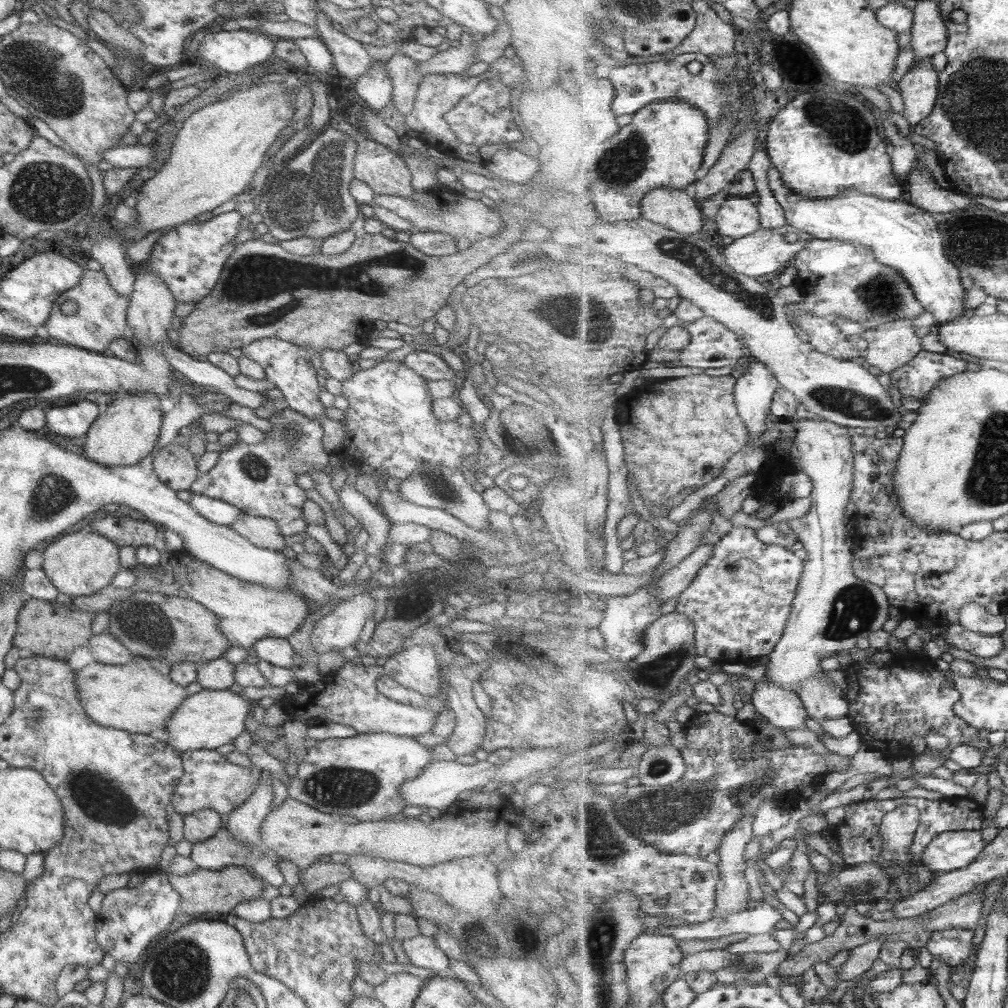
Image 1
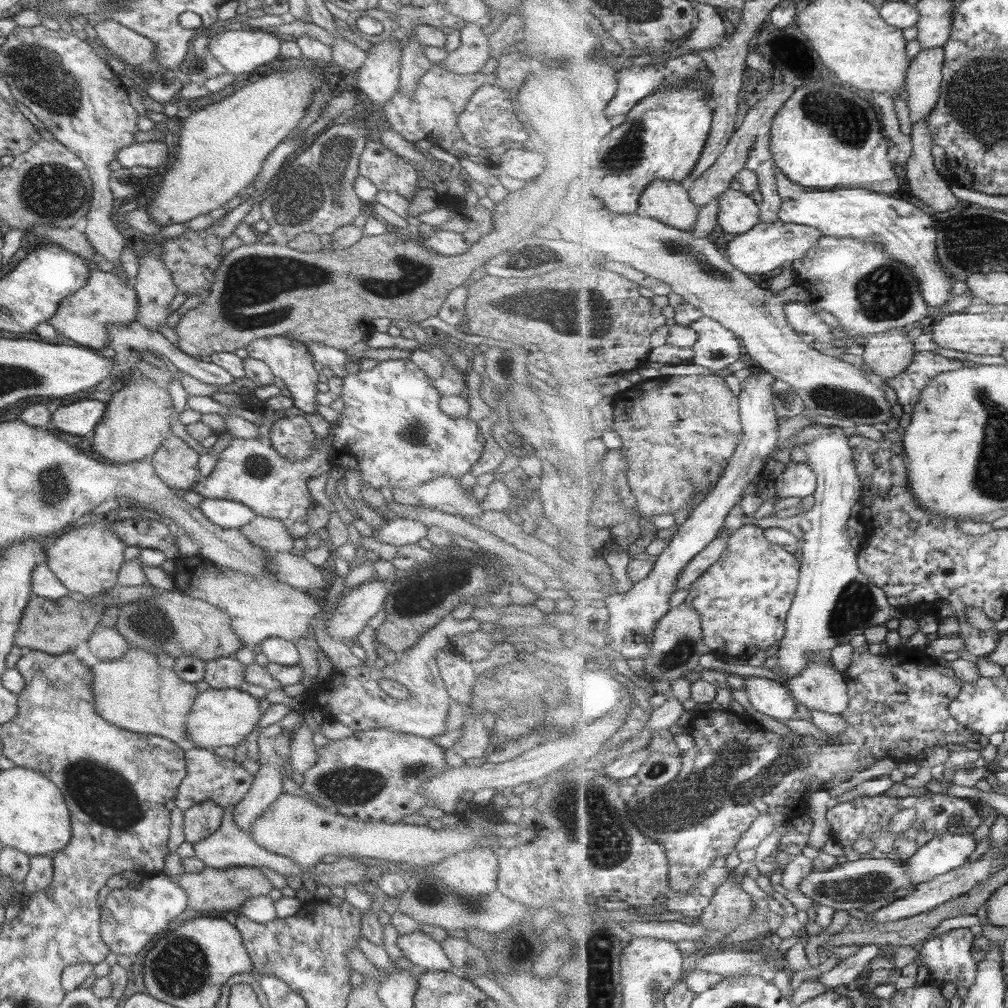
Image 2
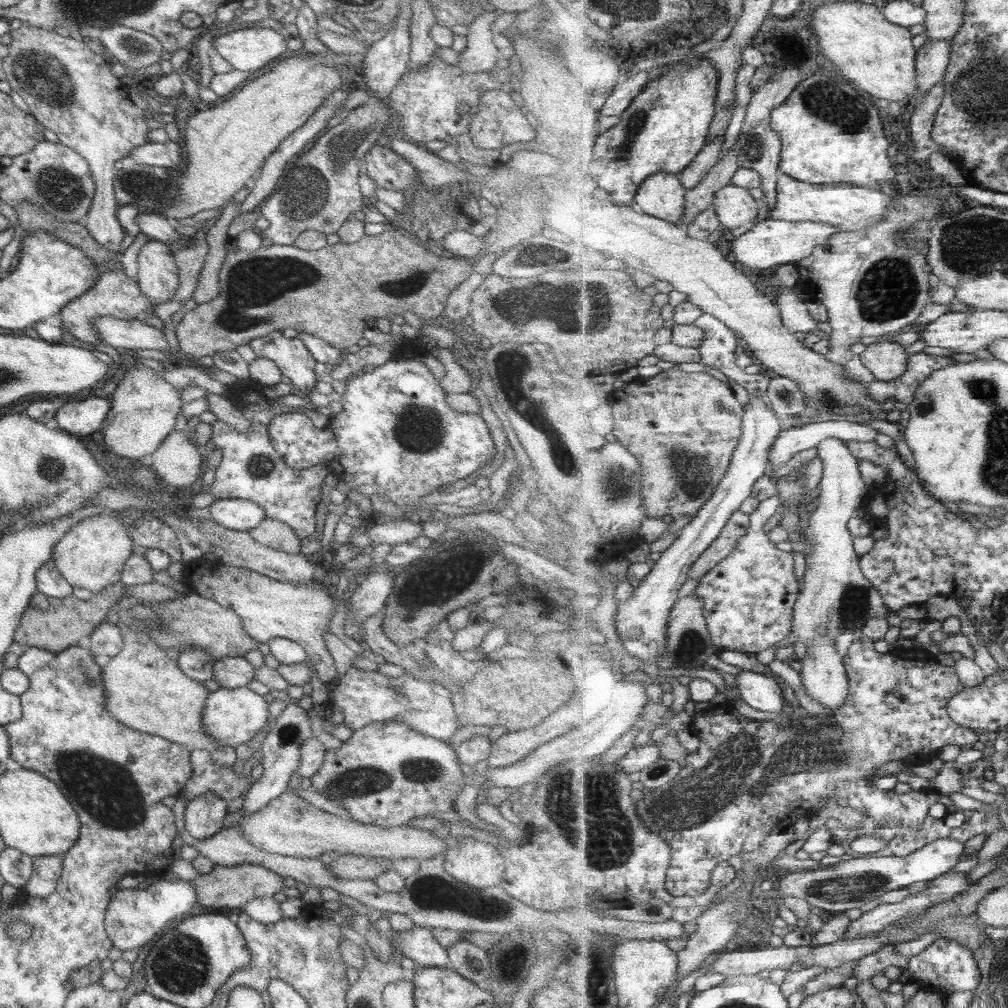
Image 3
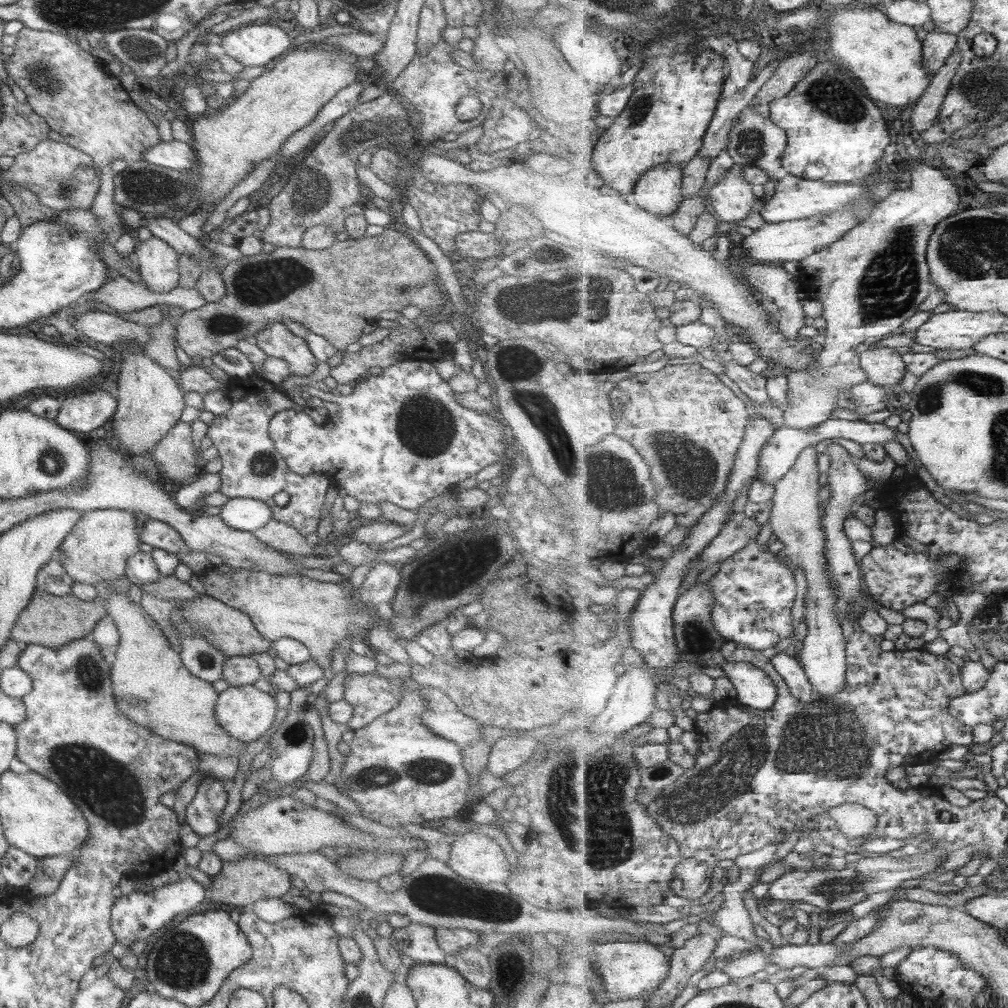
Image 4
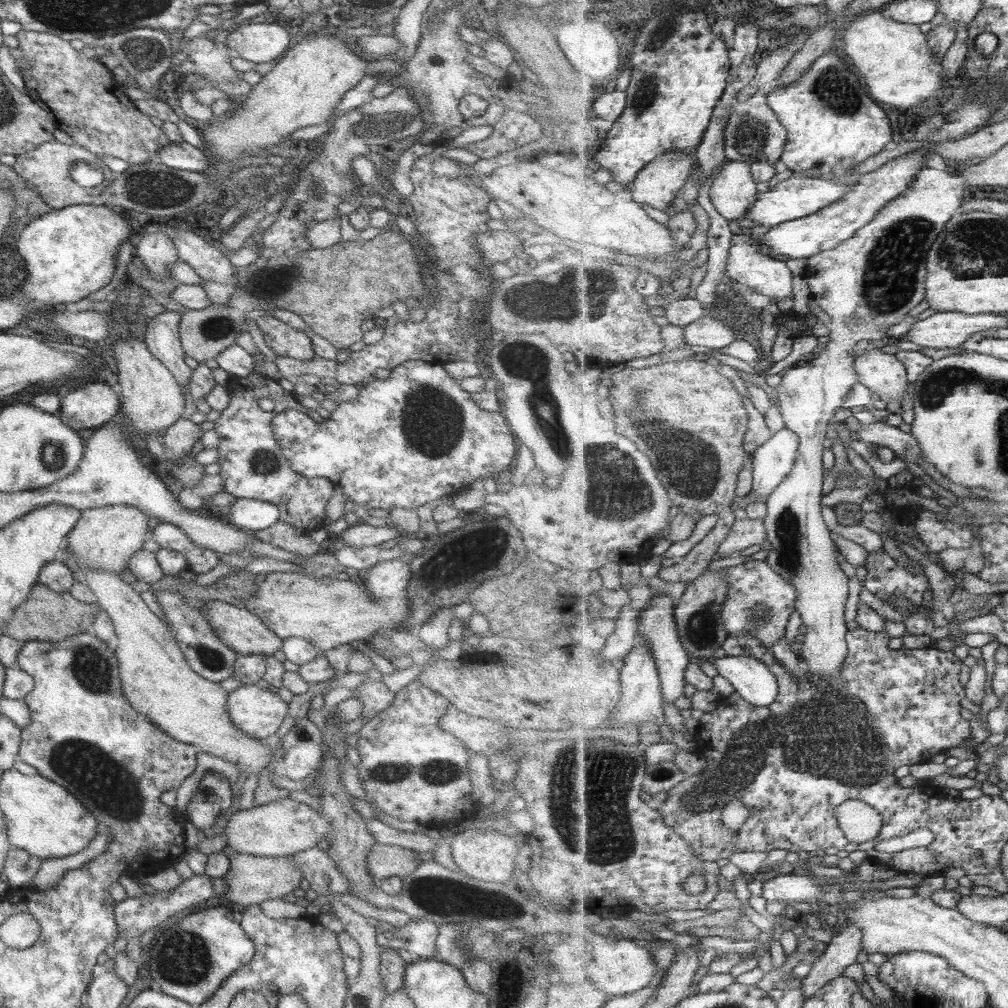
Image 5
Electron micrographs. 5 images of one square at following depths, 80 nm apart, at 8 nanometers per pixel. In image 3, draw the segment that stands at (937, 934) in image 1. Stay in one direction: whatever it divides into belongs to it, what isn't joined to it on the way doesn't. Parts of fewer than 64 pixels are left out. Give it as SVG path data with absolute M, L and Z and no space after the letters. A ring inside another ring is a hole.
M939 937L920 953L909 959L906 970L910 973L910 982L918 982L919 989L938 990L941 994L974 991L981 982L981 970L972 950L956 940Z

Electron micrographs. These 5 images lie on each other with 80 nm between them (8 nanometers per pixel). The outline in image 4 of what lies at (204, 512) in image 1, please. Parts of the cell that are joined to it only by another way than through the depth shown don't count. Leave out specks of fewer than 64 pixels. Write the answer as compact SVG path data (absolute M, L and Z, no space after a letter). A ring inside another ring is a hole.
M229 498L219 506L217 516L233 530L253 532L272 519L271 509L260 500L252 498Z

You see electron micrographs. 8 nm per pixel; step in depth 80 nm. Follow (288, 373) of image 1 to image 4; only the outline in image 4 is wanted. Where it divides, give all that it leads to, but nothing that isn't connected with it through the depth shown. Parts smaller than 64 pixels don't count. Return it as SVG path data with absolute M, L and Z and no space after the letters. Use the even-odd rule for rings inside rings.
M271 322L266 329L255 334L255 346L268 357L278 358L288 364L293 375L307 376L317 364L303 338L294 336L283 324Z

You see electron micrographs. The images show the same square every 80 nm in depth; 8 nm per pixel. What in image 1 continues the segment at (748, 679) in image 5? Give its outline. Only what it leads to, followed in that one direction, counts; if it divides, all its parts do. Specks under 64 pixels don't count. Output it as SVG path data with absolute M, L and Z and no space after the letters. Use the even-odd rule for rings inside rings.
M766 679L755 684L750 702L757 714L787 731L803 728L805 716L809 715L802 698L795 691L784 689Z

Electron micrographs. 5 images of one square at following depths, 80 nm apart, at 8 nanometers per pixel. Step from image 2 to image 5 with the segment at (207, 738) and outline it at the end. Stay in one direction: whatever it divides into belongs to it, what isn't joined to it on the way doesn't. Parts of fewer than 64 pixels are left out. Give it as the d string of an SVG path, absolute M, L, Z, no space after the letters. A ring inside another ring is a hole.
M241 685L226 696L226 711L243 736L262 741L275 734L287 714L287 703L268 689Z

